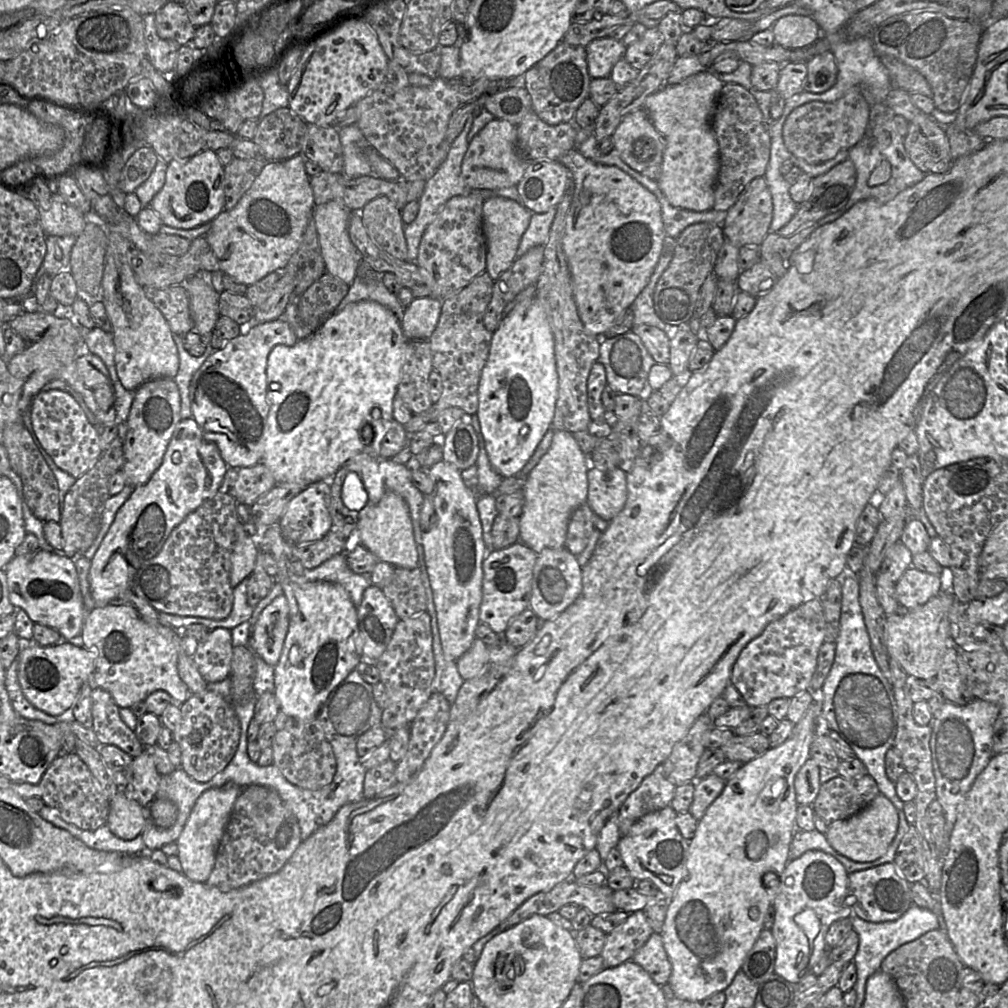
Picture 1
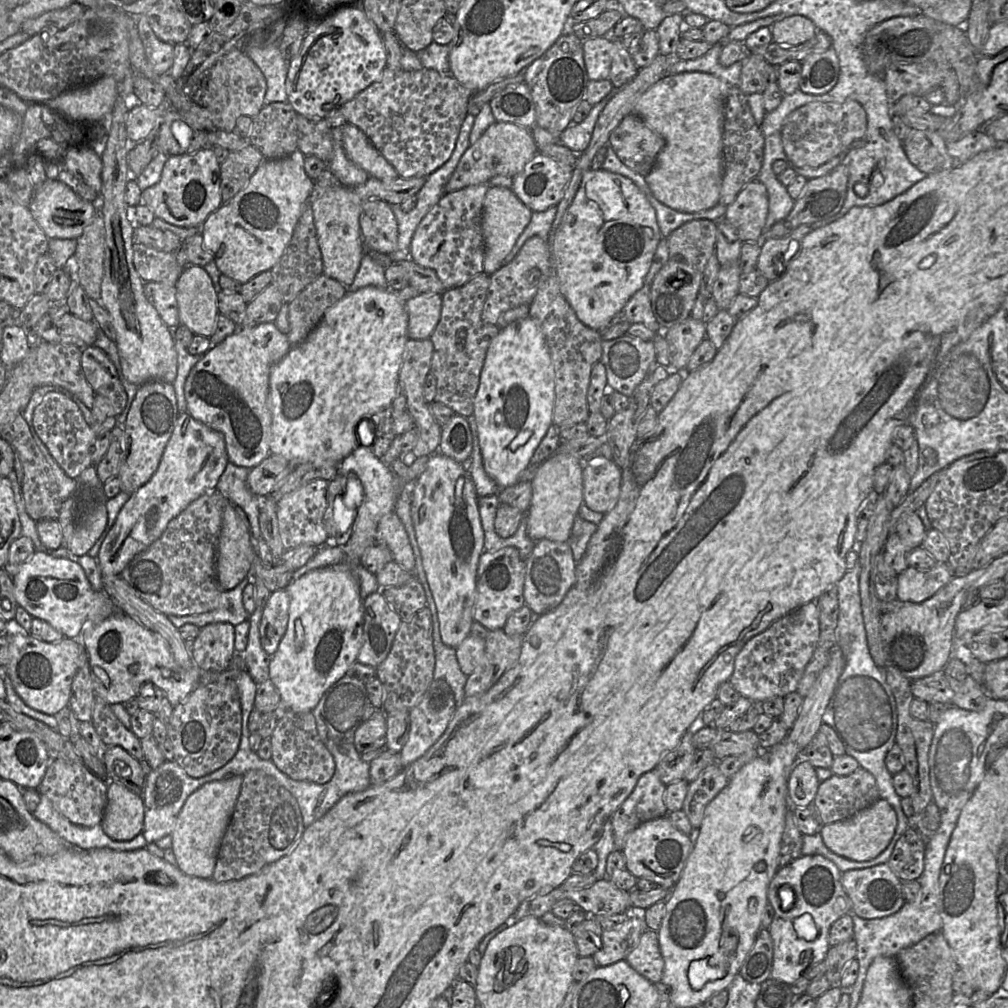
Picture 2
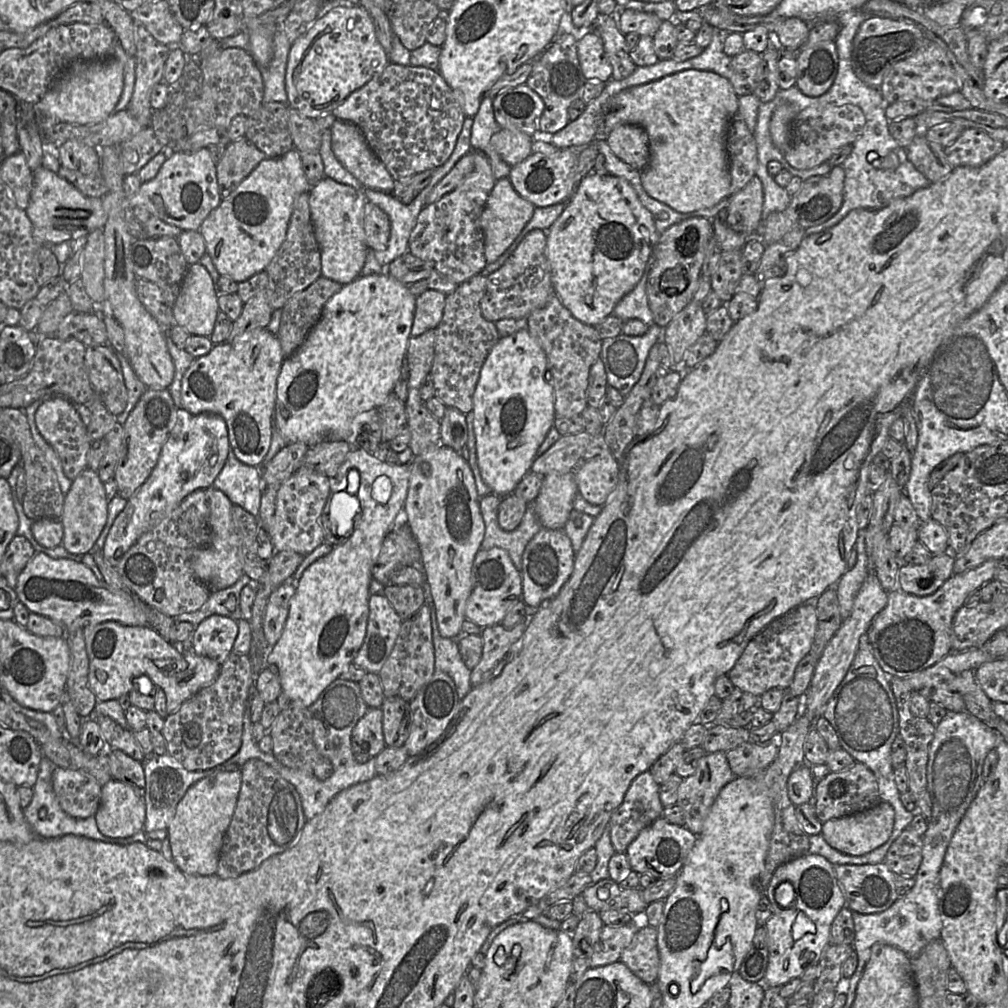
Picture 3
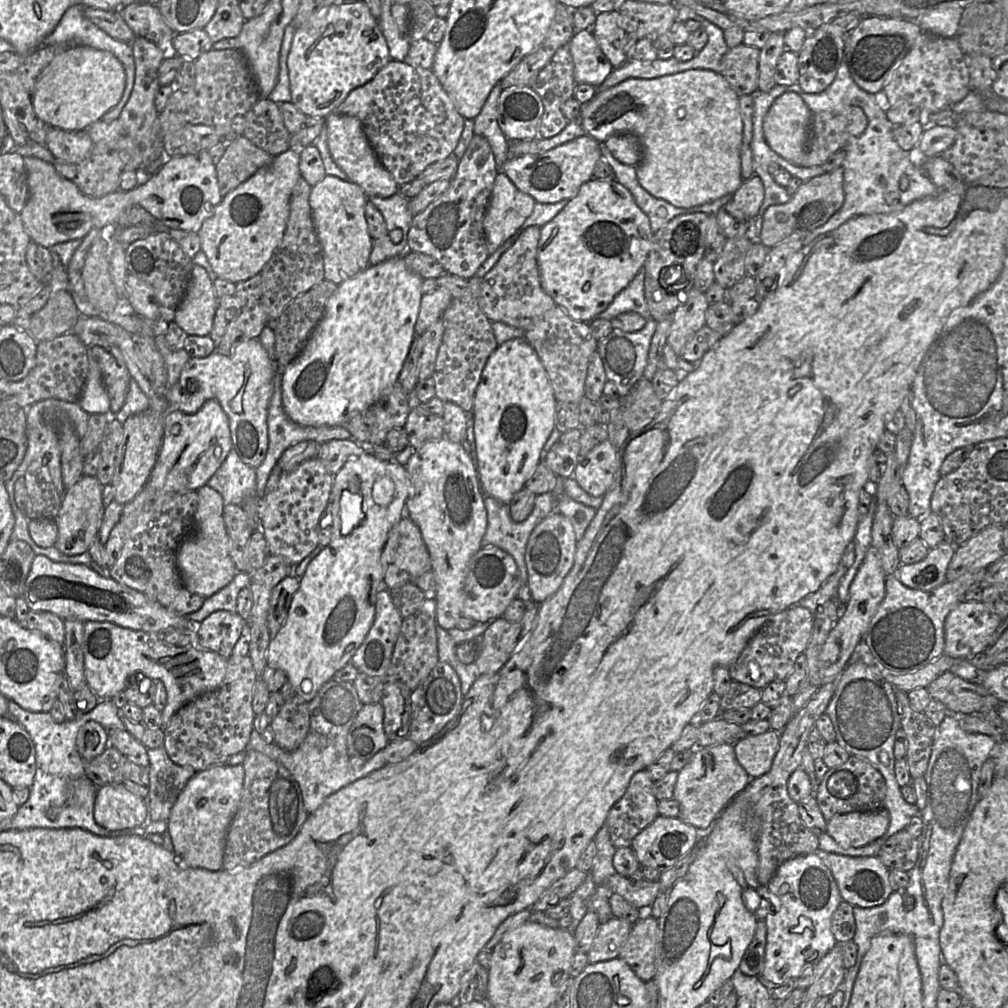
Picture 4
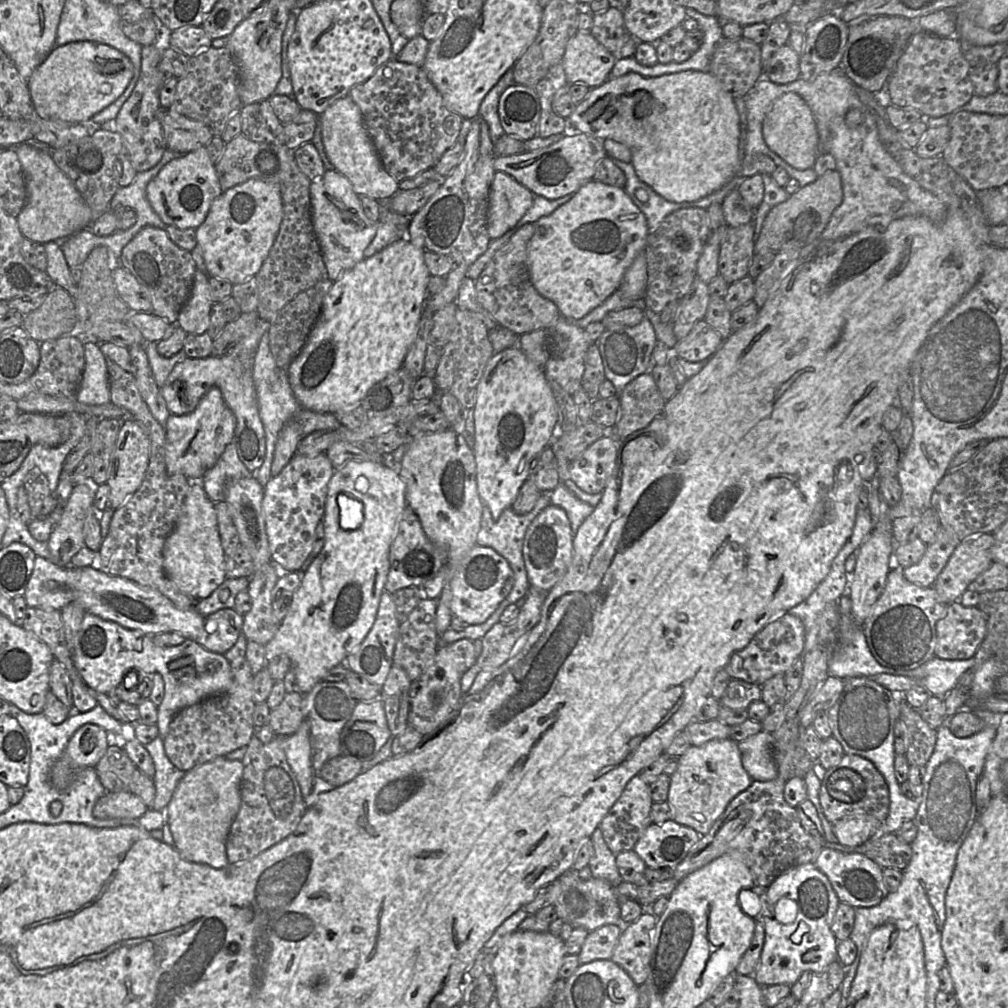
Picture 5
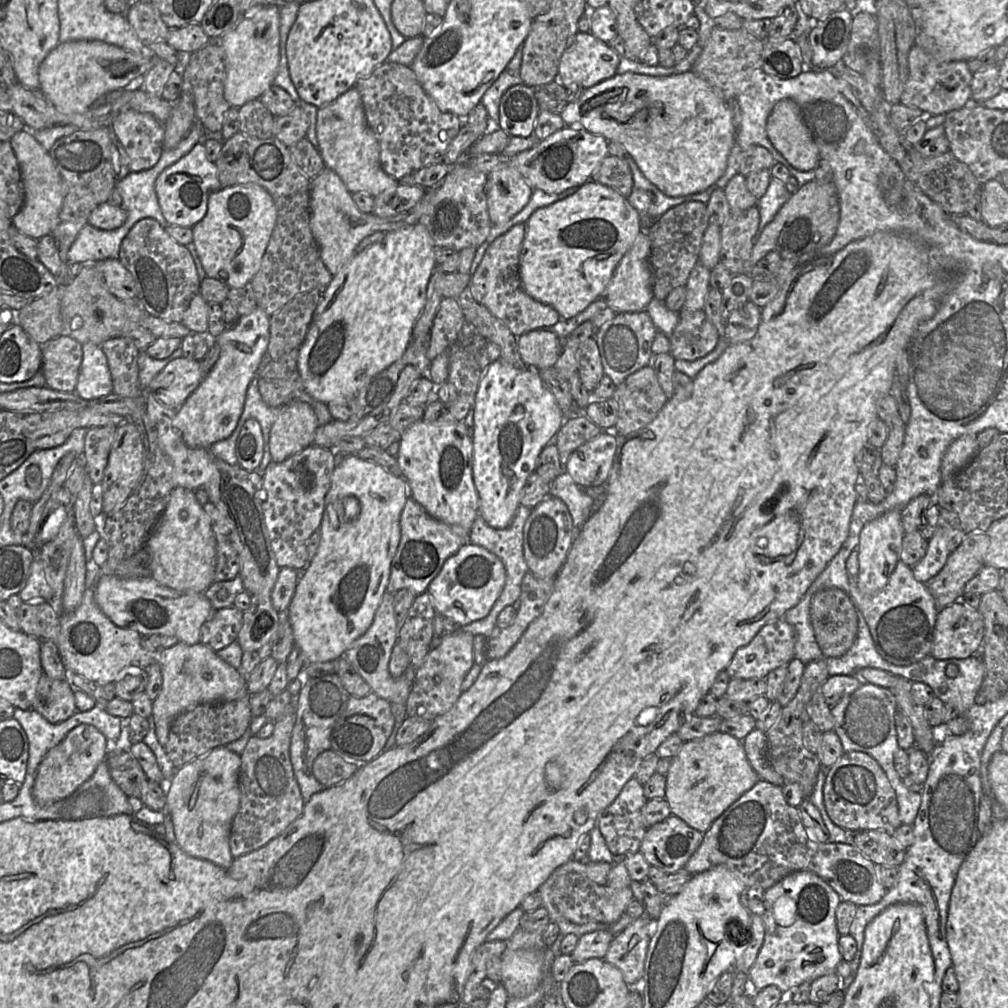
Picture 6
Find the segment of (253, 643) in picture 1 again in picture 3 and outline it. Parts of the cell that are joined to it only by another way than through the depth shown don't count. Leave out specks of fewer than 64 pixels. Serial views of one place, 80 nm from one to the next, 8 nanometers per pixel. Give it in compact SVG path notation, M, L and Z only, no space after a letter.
M293 579L285 581L268 598L263 631L265 639L271 648L282 635L289 614L290 601L296 592L297 582L293 581Z

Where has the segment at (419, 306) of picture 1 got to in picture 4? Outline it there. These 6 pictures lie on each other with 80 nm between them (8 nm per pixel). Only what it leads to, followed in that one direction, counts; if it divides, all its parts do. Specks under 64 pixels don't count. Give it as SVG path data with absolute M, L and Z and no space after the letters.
M438 287L435 291L424 294L415 324L415 335L422 335L432 324L442 318L453 297L449 290Z

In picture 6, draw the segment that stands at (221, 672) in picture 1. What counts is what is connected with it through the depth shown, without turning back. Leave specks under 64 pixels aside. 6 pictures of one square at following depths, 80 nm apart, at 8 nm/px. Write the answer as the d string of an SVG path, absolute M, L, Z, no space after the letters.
M231 606L217 610L201 627L200 643L214 652L237 640L243 612Z

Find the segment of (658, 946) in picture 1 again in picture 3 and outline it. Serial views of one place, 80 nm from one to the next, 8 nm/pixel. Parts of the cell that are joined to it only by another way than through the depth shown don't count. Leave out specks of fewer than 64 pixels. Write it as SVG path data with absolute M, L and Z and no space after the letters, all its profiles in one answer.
M640 926L631 943L623 950L619 961L646 984L655 983L660 968L657 928Z

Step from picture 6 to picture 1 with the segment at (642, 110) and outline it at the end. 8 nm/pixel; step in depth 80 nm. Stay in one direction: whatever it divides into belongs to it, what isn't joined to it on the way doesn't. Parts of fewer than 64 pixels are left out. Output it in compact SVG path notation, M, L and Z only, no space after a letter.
M702 71L678 84L665 85L645 99L643 108L664 138L662 170L656 182L674 207L695 212L713 209L720 156L712 119L724 84L710 71Z

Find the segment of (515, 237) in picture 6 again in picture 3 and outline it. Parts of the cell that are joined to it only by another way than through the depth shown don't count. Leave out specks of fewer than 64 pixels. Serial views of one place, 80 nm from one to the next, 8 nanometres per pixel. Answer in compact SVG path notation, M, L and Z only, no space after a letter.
M530 231L506 259L504 264L486 277L486 289L480 301L483 317L490 322L522 319L546 306L555 293L551 282L551 266L546 255L546 231Z

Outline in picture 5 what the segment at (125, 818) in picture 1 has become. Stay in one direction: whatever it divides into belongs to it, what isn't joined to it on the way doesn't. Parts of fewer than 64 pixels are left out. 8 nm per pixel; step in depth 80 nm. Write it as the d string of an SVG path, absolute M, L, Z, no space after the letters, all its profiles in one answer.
M130 791L107 792L96 802L93 815L98 819L139 819L149 808Z

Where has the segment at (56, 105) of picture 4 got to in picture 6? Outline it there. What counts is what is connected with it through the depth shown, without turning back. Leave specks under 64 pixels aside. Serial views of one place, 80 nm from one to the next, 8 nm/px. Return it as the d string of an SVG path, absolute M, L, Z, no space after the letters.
M97 40L59 43L39 67L39 93L62 114L83 113L115 91L124 89L132 80L143 76L160 59L147 46L141 53L127 51Z

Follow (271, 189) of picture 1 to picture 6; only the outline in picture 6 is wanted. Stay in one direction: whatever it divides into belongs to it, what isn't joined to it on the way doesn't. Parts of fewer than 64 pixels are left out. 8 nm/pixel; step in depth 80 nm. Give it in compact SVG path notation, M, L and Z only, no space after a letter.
M239 184L211 193L204 218L192 227L193 243L207 277L224 282L230 288L250 283L260 268L276 221L277 210L274 200L269 192L258 184Z

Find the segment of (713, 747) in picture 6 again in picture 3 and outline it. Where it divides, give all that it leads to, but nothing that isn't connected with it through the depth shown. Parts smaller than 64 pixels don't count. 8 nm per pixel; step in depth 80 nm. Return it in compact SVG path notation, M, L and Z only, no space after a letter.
M706 753L701 757L695 773L684 778L678 788L676 805L682 809L684 827L698 836L719 792L734 778L726 753Z

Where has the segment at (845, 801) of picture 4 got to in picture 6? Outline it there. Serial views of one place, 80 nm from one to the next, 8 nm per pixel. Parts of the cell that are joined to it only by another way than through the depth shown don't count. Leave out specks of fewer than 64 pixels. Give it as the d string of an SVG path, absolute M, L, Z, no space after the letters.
M846 752L827 769L823 799L832 822L846 831L885 830L893 833L902 825L895 790L878 762L864 752Z

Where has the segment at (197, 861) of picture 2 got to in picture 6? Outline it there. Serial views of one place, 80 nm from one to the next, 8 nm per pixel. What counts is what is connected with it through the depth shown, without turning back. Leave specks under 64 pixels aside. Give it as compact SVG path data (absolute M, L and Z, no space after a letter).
M220 746L185 764L166 782L166 813L174 827L177 845L189 856L228 869L234 860L230 832L240 809L239 771L241 756Z

